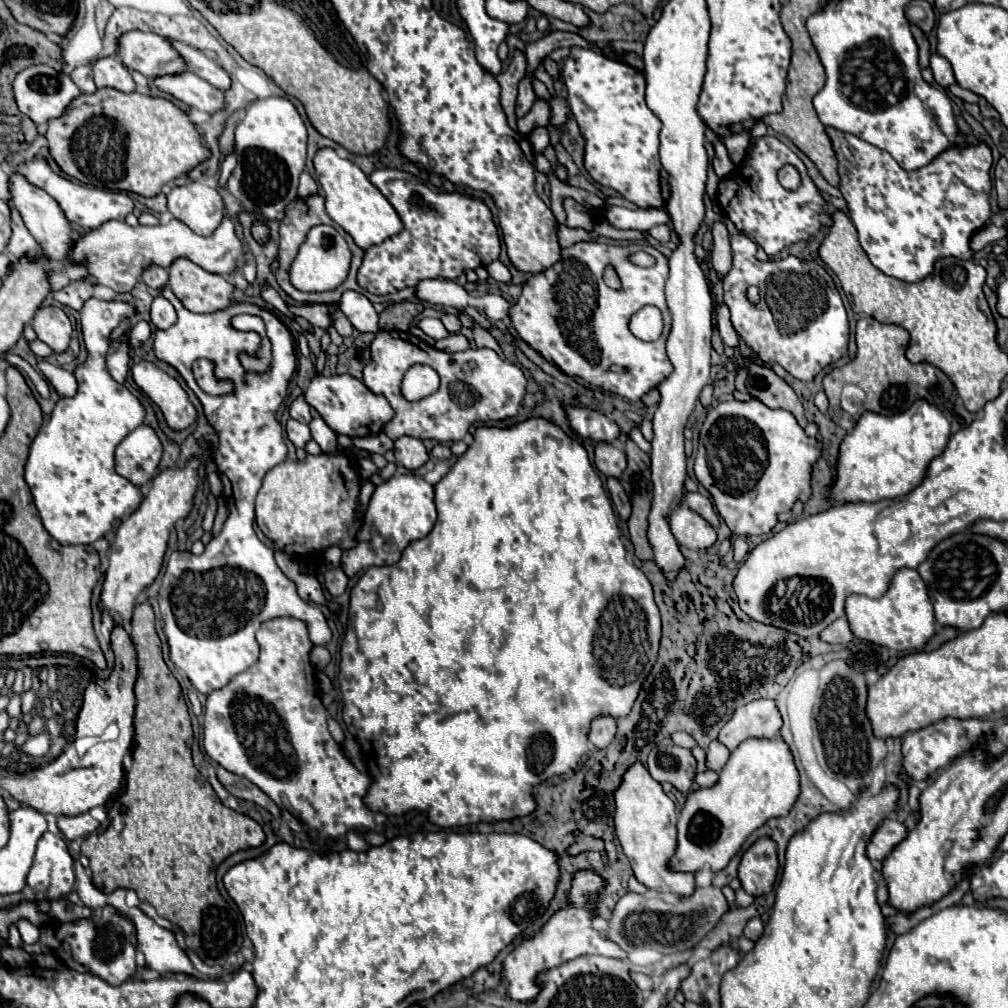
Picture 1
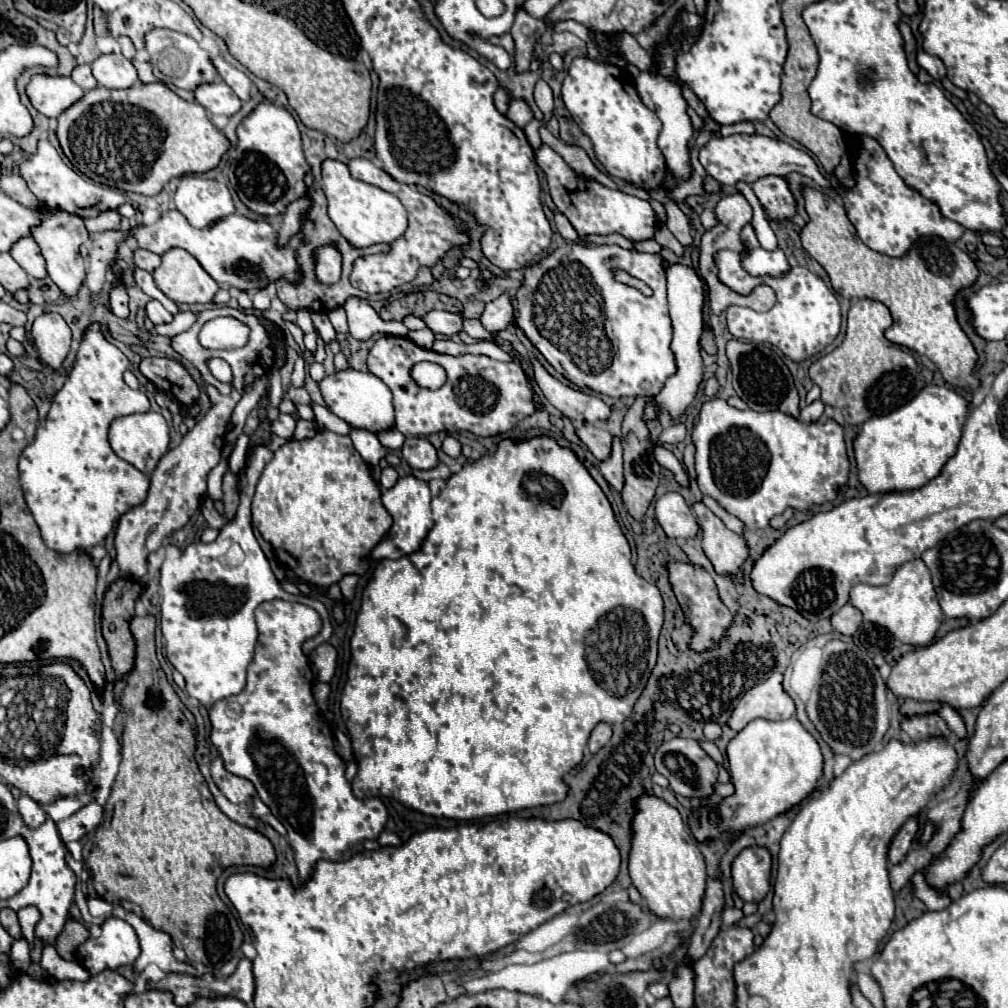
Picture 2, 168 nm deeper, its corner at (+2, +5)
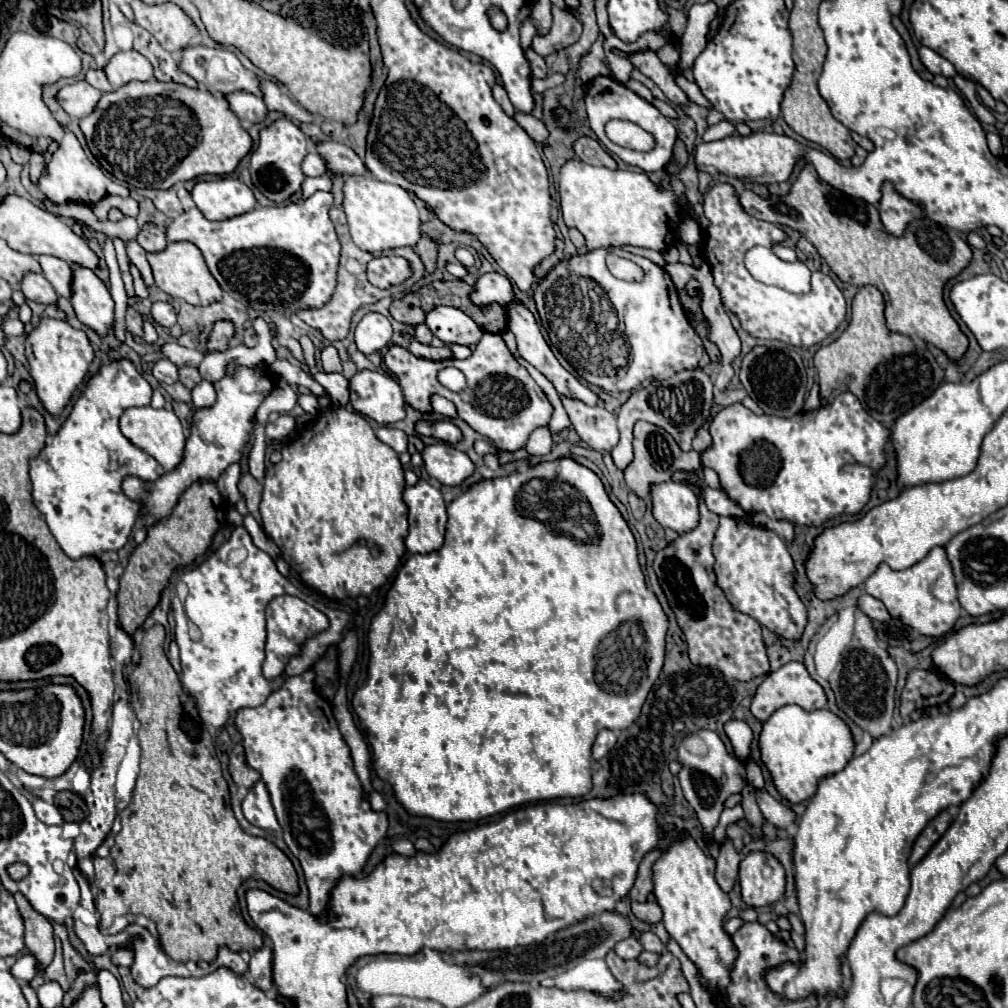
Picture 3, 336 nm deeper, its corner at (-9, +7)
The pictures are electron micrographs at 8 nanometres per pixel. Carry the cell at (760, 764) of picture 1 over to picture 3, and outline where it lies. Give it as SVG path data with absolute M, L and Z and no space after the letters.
M784 705L776 709L764 723L760 733L760 751L774 785L792 803L810 799L824 773L836 773L854 755L854 737L842 717L830 709L804 711L798 705Z

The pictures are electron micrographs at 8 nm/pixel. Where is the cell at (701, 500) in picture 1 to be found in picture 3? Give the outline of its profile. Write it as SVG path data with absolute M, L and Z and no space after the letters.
M720 517L712 551L716 557L716 583L724 591L732 609L750 615L762 627L788 641L800 641L808 623L808 613L794 589L796 569L782 537L764 527L754 527L748 521Z

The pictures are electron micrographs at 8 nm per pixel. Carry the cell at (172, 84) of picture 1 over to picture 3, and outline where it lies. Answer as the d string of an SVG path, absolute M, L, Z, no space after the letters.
M230 93L228 97L230 109L242 119L250 123L262 123L268 115L268 107L260 97L252 97L252 93Z

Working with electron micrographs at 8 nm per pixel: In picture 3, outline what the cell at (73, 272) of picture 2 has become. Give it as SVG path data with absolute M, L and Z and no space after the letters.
M72 265L72 307L76 317L94 329L100 337L106 337L114 321L114 301L106 285L90 269L80 269Z

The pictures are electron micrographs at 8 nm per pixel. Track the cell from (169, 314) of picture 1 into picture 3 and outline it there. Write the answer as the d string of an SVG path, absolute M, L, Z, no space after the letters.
M154 301L152 303L152 311L150 311L152 319L162 325L162 327L172 327L176 323L176 311L170 303L162 303L162 301Z

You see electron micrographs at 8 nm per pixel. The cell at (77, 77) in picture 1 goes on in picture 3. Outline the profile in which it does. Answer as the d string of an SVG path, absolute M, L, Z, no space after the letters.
M90 69L90 71L86 73L86 81L88 81L92 87L100 89L102 93L108 93L108 91L114 89L114 87L108 83L108 79L106 79L106 75L104 75L102 69Z

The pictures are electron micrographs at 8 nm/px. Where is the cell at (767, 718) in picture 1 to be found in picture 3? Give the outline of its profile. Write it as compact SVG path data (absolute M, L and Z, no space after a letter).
M786 663L778 671L772 671L764 679L764 683L758 687L754 701L752 701L752 713L754 713L756 719L766 721L776 709L780 709L784 705L800 705L806 711L814 711L814 709L826 707L826 703L828 703L828 699L826 699L822 685L808 675L804 663Z

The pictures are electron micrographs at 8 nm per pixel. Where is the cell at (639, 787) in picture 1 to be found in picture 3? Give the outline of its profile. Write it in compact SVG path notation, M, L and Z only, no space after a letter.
M694 839L674 843L654 865L654 895L664 911L664 927L682 947L686 957L696 965L708 983L708 993L722 993L730 983L730 971L738 957L732 937L724 931L724 917L730 911L730 897L716 885L714 859L706 855Z

